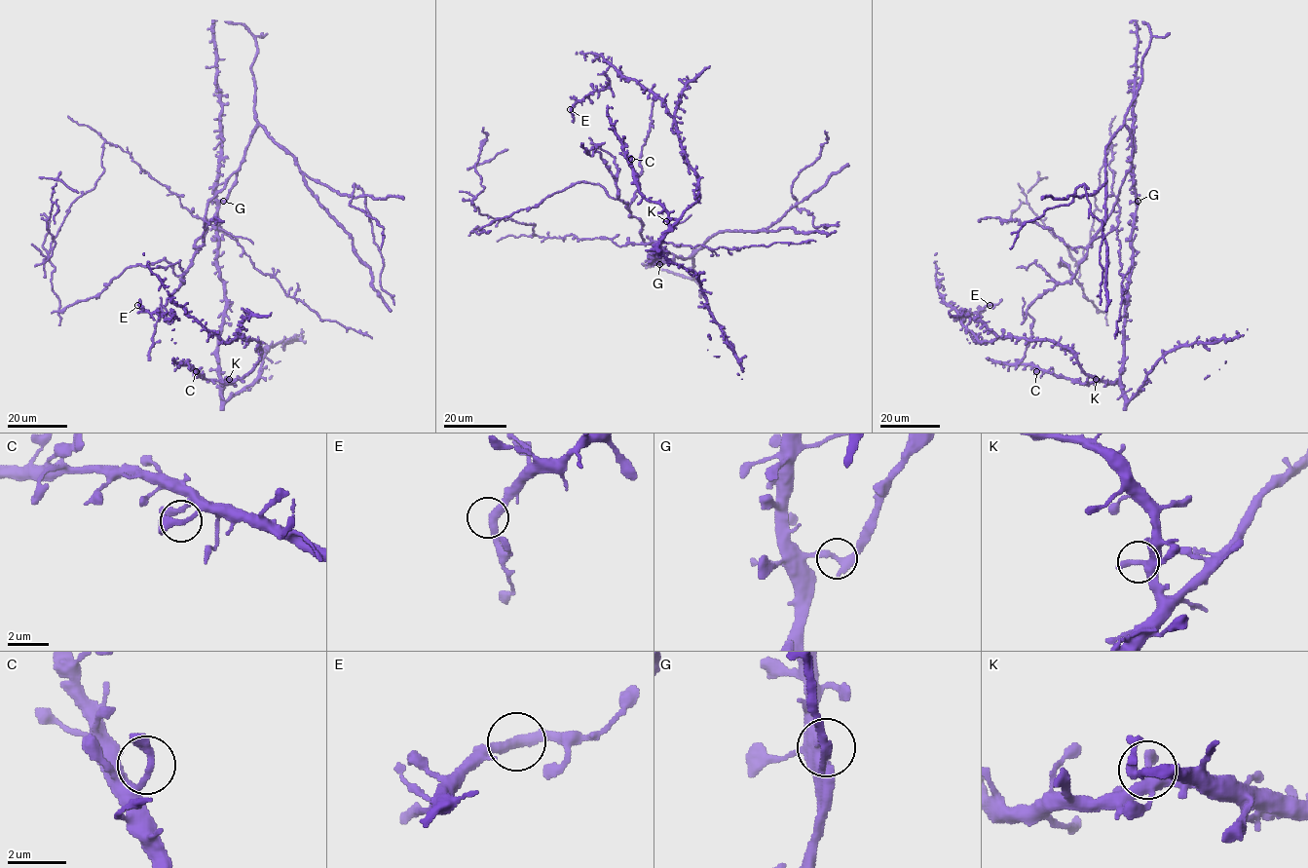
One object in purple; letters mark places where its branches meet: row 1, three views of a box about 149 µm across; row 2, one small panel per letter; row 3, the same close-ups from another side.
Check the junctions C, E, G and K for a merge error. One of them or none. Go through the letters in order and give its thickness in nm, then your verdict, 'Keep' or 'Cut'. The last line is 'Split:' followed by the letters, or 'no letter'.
C: Thickness 320 nm. Keep
E: Thickness 360 nm. Keep
G: Thickness 320 nm. Cut
K: Thickness 360 nm. Keep
Split: G

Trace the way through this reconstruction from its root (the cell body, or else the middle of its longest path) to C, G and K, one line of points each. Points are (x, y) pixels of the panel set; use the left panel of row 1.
C: (235, 184), (218, 201), (217, 249), (225, 301), (218, 368), (225, 382), (232, 381), (208, 381), (196, 371)
G: (235, 184), (223, 201)
K: (235, 184), (218, 201), (217, 265), (225, 301), (218, 368), (225, 382), (229, 379)

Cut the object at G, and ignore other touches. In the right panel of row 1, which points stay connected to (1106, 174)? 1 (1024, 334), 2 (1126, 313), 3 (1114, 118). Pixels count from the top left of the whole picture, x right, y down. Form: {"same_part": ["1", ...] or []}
{"same_part": ["3"]}

